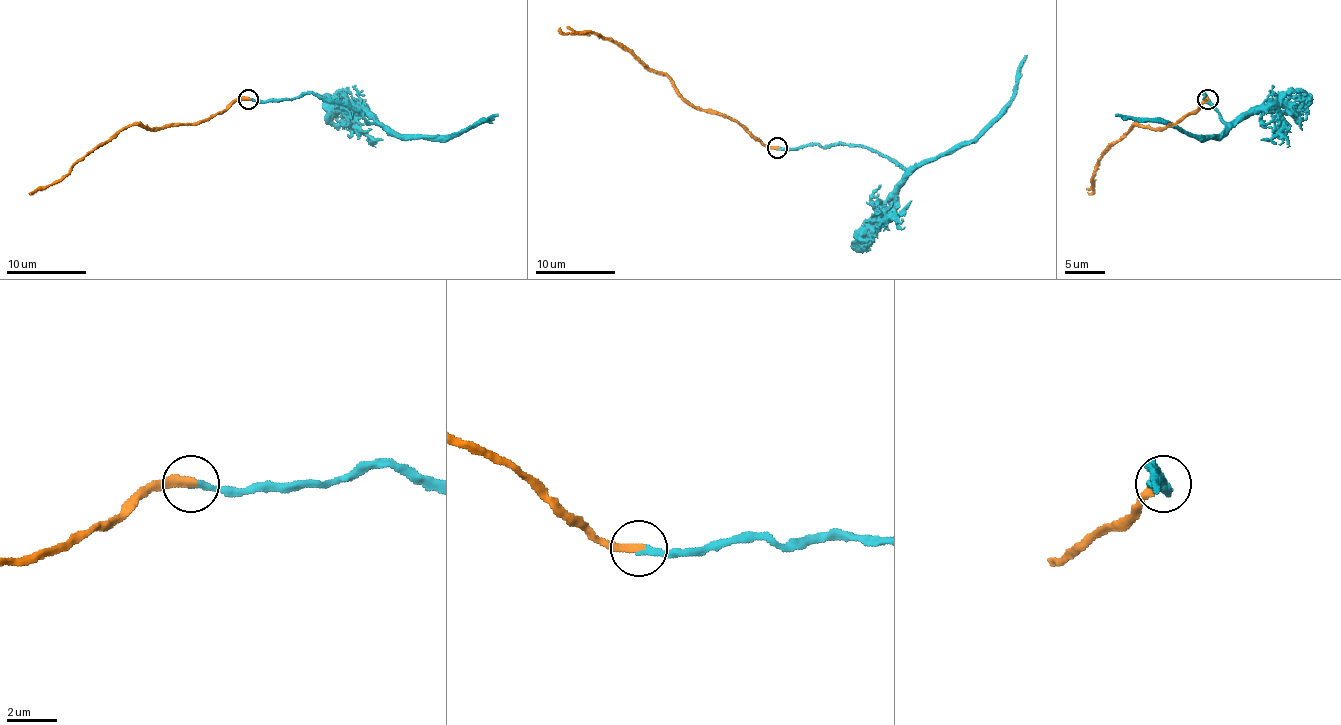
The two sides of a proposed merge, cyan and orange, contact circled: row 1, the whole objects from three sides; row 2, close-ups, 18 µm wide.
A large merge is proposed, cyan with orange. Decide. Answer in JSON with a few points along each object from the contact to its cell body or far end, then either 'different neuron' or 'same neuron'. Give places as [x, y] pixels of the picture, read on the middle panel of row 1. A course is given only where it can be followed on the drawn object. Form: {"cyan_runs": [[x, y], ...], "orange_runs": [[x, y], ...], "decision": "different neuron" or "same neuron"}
{"cyan_runs": [[776, 149], [849, 145], [879, 151], [903, 167], [949, 155], [985, 127], [1011, 99], [1017, 67], [1027, 55]], "orange_runs": [[776, 147], [762, 145], [734, 121], [694, 109], [664, 73], [650, 71], [596, 33], [564, 33], [560, 27]], "decision": "same neuron"}

